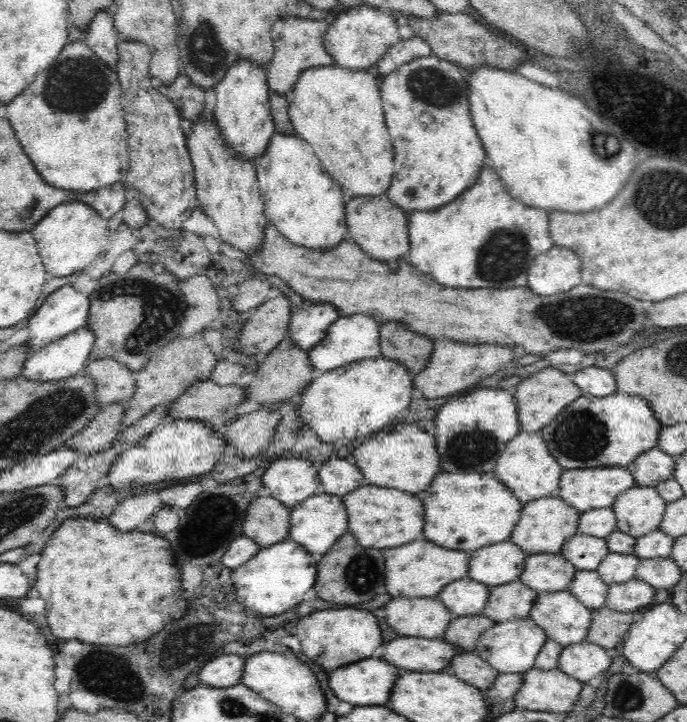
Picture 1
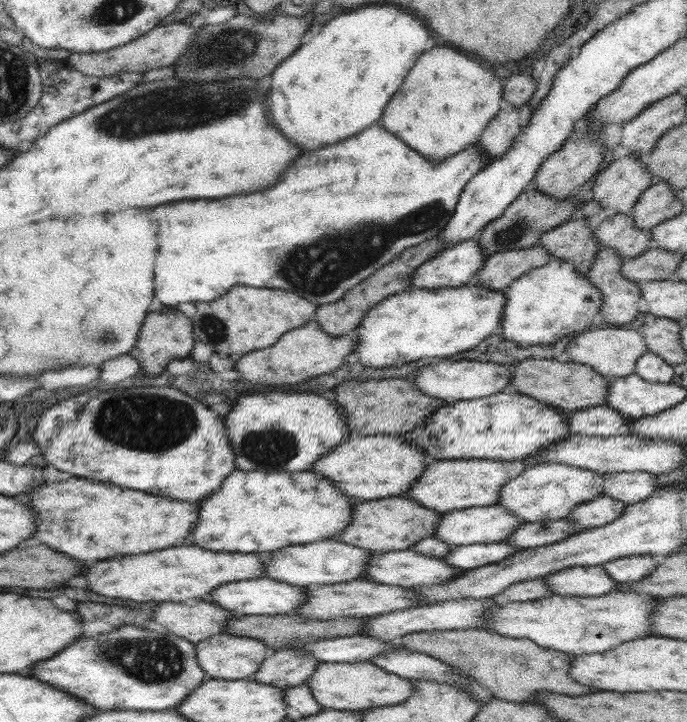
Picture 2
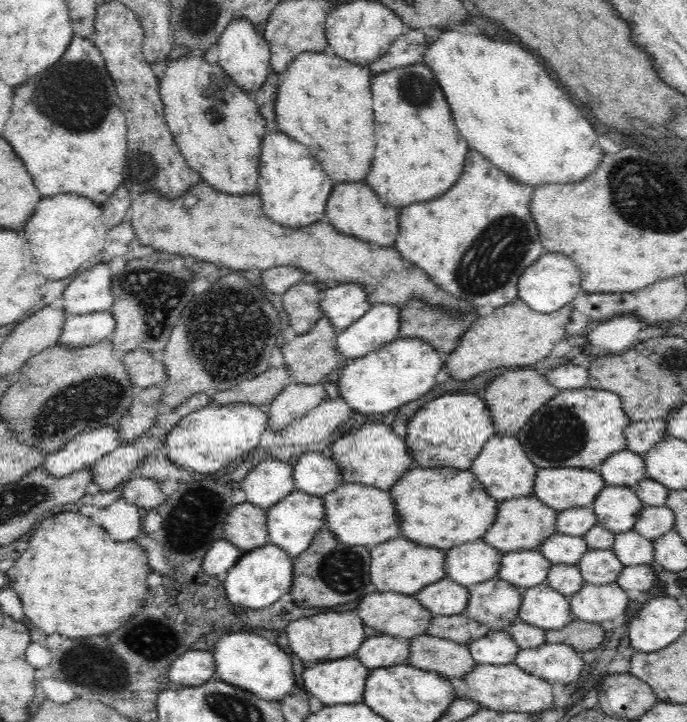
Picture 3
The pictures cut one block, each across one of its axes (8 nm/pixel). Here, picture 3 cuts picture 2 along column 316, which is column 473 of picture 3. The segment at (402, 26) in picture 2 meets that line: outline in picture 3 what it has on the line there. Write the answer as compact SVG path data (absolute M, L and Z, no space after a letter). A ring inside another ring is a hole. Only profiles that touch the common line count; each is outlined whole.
M450 28L442 30L438 39L428 44L427 49L423 54L423 64L425 64L438 80L438 84L442 86L448 105L454 116L454 122L460 130L460 134L468 140L468 144L478 150L480 154L486 156L494 166L500 167L502 171L510 175L514 181L522 183L524 186L532 187L550 184L550 182L566 182L575 183L580 182L586 178L588 174L592 174L598 168L598 162L602 160L602 148L600 144L596 144L598 139L594 134L594 126L588 124L586 120L578 120L578 110L576 106L568 100L568 94L558 86L558 82L550 76L550 72L546 70L546 66L526 48L522 48L518 42L506 42L506 40L494 40L494 38L486 38L484 34L466 34L462 28Z

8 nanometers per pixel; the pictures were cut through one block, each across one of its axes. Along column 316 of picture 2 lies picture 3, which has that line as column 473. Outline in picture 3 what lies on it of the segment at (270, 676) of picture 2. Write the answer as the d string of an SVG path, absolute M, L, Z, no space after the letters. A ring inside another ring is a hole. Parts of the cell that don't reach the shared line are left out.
M428 633L408 641L409 654L406 664L439 673L446 679L462 679L476 664L469 651L469 645L434 635L428 636Z

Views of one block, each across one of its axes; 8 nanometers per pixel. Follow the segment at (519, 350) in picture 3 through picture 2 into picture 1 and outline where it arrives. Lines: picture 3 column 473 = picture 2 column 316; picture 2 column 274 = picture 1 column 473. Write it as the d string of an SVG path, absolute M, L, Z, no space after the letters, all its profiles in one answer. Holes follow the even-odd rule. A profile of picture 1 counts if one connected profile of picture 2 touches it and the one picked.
M454 339L433 340L433 350L426 369L419 372L412 380L414 388L420 388L423 396L429 398L442 398L450 394L457 395L465 388L474 386L477 382L486 381L490 376L501 374L502 366L510 366L514 360L512 346L498 346L498 344L476 343L468 344Z

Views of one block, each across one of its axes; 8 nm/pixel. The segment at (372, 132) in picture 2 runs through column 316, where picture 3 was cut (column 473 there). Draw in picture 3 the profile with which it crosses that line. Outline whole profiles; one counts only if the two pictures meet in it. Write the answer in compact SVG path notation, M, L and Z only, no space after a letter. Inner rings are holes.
M470 150L456 186L436 200L400 210L393 247L454 297L496 309L517 298L522 271L546 252L529 209L532 195L532 187L514 181L484 155Z

